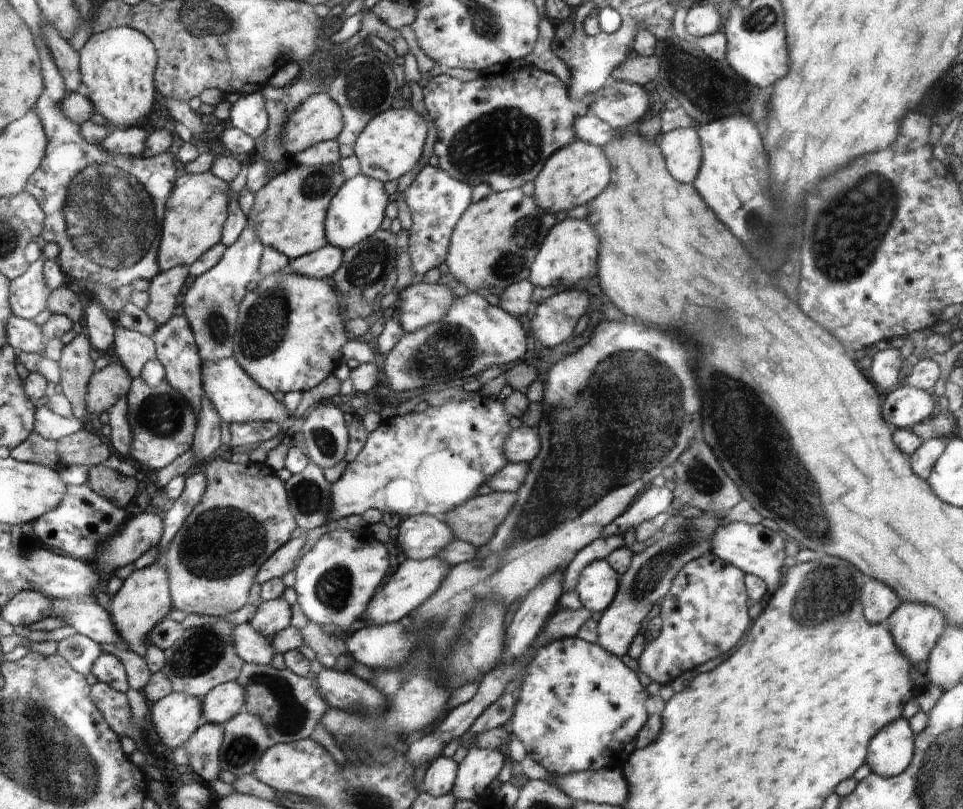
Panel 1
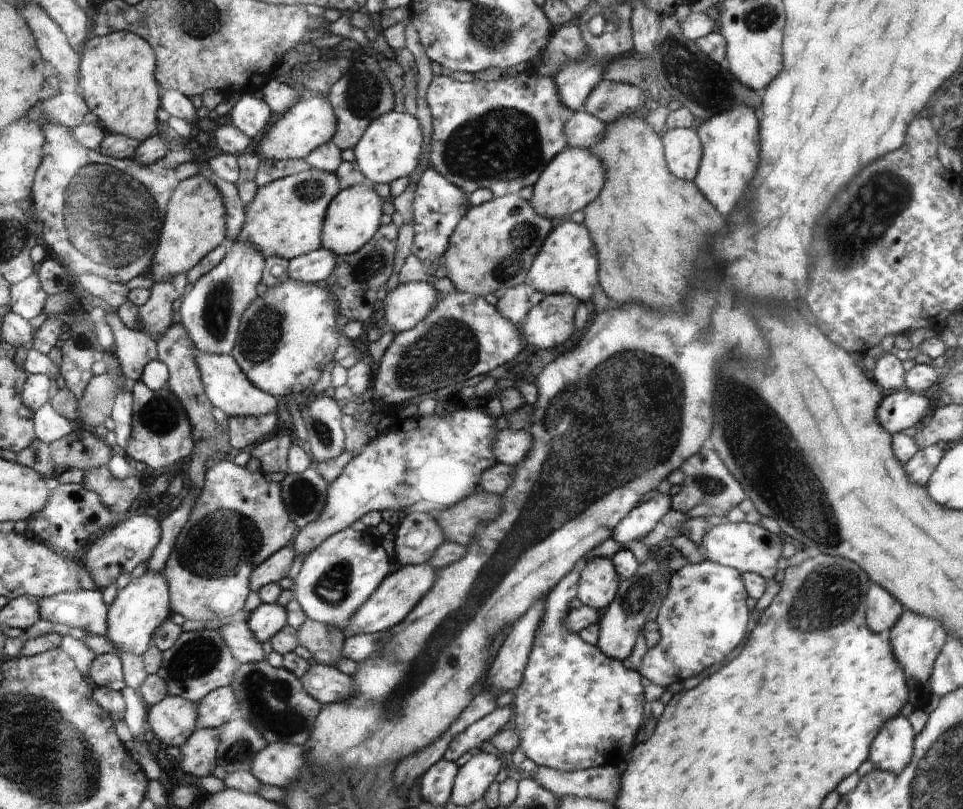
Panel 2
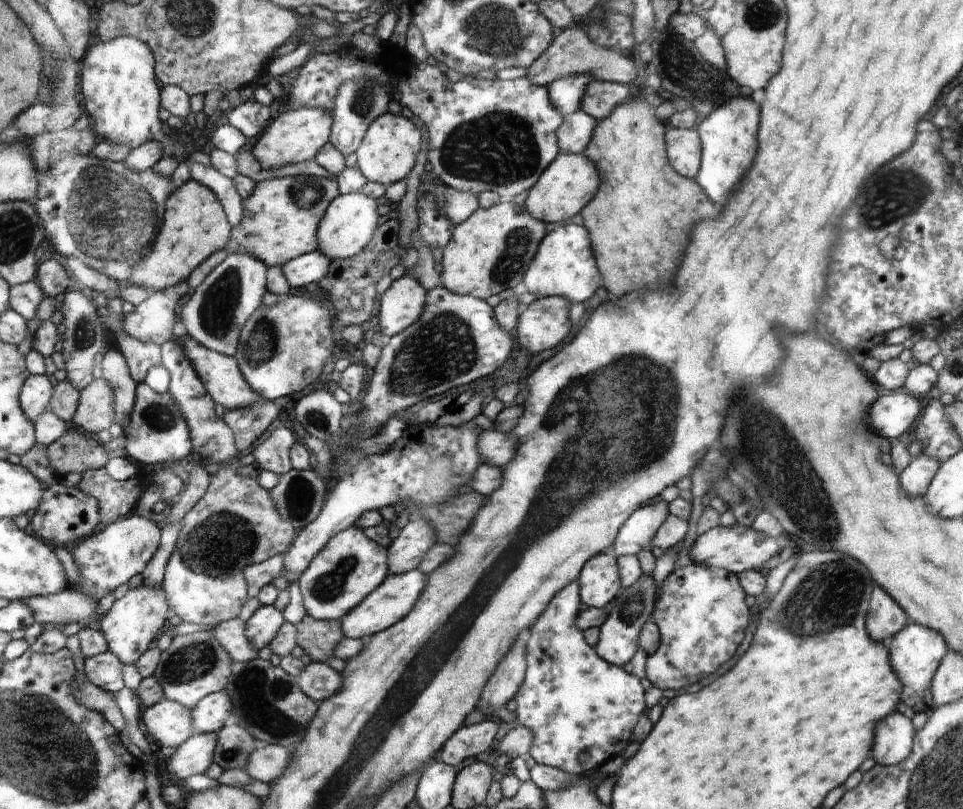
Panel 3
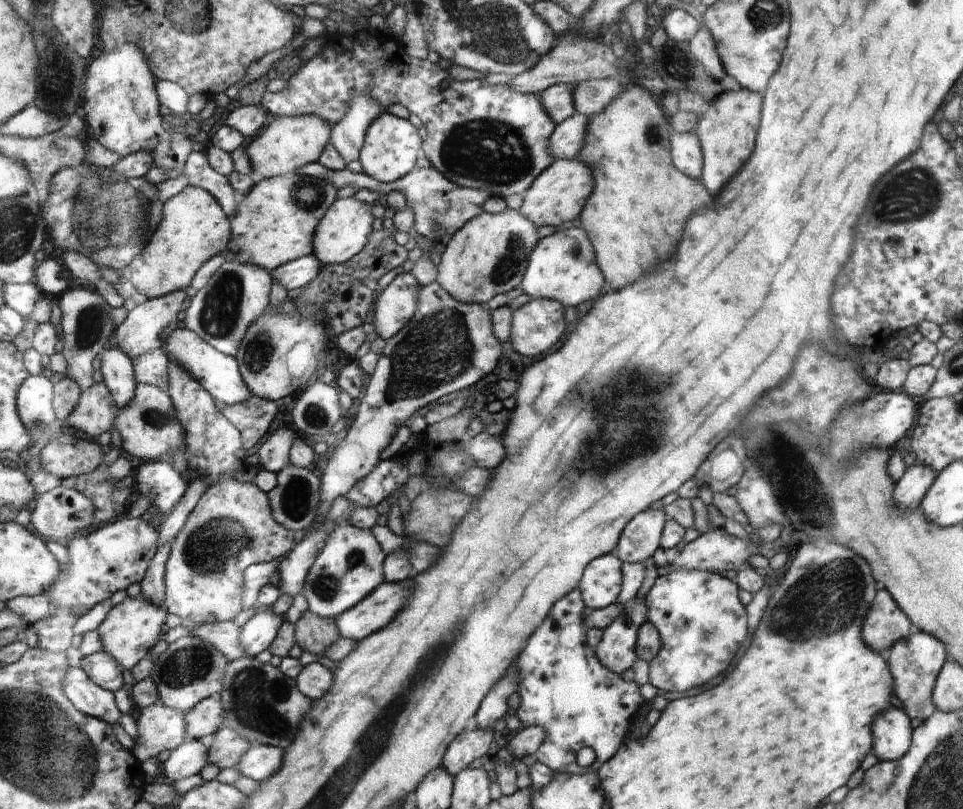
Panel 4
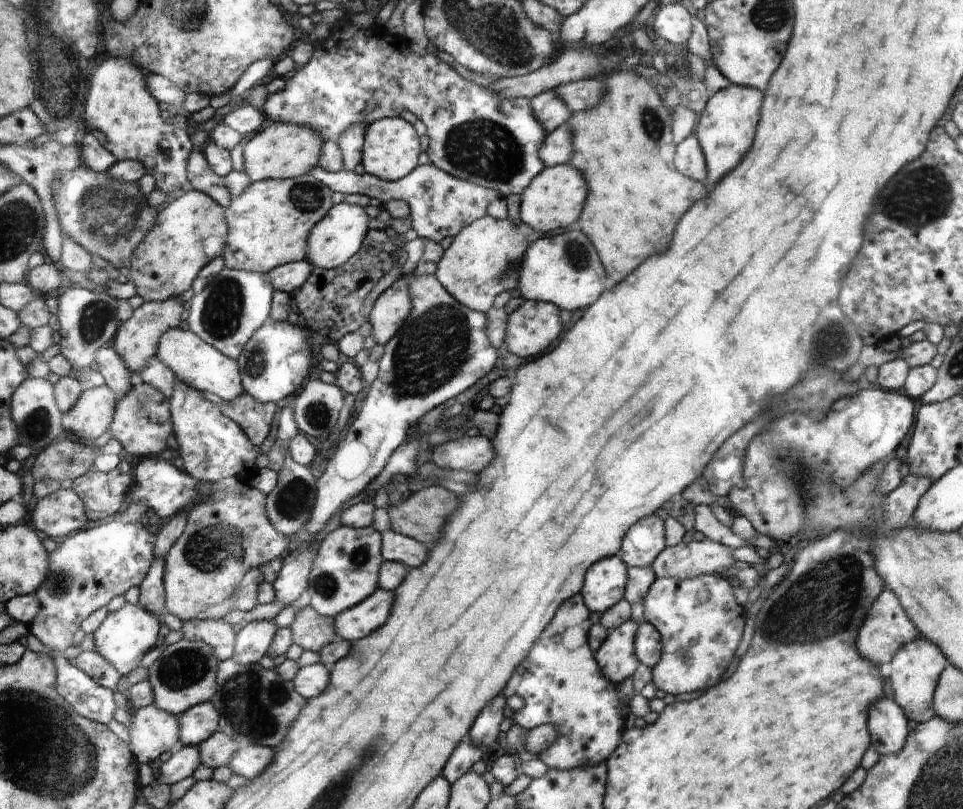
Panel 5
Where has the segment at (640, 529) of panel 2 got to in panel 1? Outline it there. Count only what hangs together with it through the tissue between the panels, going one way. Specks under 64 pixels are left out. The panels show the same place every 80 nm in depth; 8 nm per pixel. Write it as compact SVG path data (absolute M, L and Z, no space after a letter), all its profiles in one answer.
M652 486L642 492L642 498L638 498L638 502L634 502L634 506L630 506L630 510L622 514L622 518L618 518L618 522L608 530L608 536L622 535L628 528L636 528L640 522L668 512L672 504L673 492Z

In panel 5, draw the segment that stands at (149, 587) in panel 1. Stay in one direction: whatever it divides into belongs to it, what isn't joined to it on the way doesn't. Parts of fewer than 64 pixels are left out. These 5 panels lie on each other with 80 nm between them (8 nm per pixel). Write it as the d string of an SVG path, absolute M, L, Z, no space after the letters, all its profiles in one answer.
M124 603L116 612L108 613L104 621L93 632L93 650L100 653L116 668L121 676L126 676L136 667L140 666L145 654L156 646L158 638L158 618L150 614L139 604L132 606Z

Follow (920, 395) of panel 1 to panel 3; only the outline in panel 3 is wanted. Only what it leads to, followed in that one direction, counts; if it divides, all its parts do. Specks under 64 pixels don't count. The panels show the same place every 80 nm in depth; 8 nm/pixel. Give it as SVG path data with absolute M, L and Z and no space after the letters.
M905 389L882 395L868 410L869 430L888 440L897 439L921 416L920 402Z

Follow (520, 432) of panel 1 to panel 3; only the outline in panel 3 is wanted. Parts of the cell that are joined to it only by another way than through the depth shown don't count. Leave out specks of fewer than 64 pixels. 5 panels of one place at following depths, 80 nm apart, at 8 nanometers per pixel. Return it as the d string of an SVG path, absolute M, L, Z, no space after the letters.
M494 429L484 430L478 442L478 450L484 456L484 464L500 468L512 460L516 450L516 440L510 433Z

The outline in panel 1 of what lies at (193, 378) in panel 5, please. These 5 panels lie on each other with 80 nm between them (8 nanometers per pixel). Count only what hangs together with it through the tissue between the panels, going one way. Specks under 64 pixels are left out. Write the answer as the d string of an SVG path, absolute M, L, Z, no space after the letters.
M221 358L220 361L204 361L202 366L204 375L204 396L208 397L224 422L247 423L277 422L284 430L294 428L298 412L288 414L283 402L278 402L274 395L262 388L237 362L235 358Z

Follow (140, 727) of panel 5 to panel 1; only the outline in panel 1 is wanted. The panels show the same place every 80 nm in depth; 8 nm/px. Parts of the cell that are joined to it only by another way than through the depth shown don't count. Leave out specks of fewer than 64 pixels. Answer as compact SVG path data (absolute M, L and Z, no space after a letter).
M173 690L153 704L150 710L152 731L167 747L178 748L200 728L202 714L202 700Z

